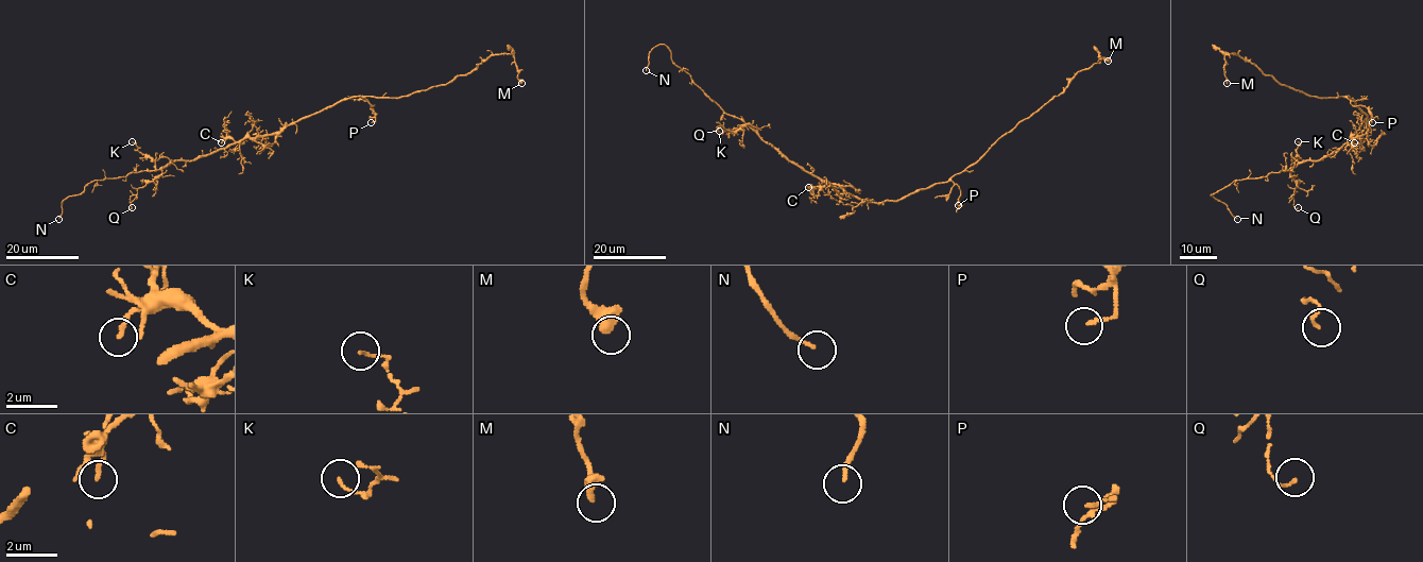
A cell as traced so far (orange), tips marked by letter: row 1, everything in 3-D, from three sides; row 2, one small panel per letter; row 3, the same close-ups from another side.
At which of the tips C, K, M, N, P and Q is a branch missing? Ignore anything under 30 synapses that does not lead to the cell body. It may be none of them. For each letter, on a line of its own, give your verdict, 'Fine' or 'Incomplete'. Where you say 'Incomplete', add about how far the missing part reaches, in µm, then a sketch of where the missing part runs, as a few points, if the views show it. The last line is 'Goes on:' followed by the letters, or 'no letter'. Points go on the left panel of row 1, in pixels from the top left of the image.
C: Fine
K: Fine
M: Fine
N: Incomplete. Missing length about 6 µm. Course of what is missing: (58, 219), (62, 232)
P: Fine
Q: Fine
Goes on: N

